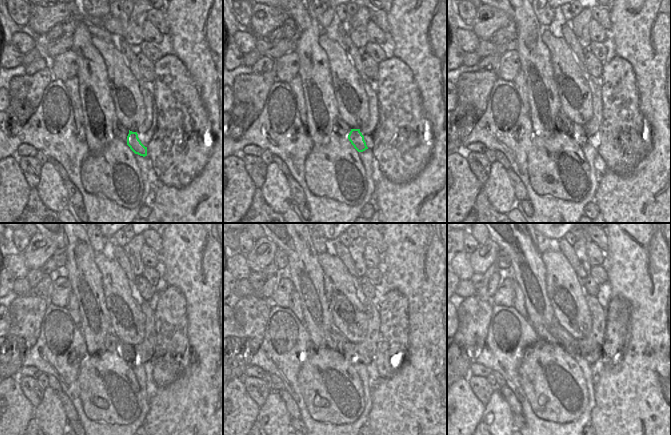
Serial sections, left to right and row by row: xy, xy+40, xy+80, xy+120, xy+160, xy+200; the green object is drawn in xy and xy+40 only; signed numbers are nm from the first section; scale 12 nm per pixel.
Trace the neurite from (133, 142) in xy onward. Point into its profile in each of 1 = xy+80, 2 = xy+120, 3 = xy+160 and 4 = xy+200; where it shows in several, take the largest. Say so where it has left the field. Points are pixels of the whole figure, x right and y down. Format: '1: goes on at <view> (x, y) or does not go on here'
1: goes on at xy+80 (578, 134)
2: goes on at xy+120 (127, 352)
3: goes on at xy+160 (346, 348)
4: goes on at xy+200 (569, 344)

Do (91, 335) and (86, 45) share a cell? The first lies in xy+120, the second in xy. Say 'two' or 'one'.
one

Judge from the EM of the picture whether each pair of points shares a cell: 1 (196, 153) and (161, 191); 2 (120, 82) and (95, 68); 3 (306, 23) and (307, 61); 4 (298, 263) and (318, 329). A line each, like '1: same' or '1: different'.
1: different
2: different
3: same
4: same

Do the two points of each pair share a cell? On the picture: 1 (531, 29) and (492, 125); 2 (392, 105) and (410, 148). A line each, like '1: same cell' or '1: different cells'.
1: different cells
2: same cell

